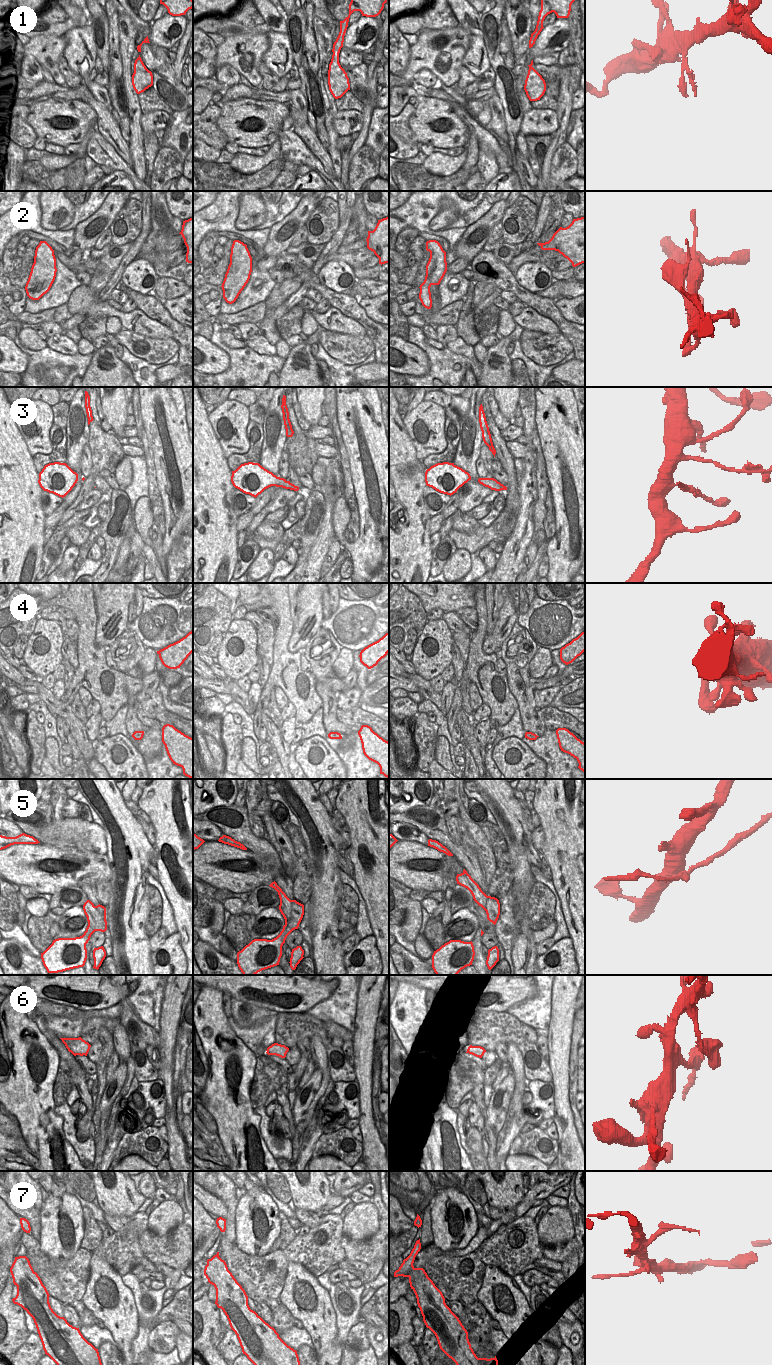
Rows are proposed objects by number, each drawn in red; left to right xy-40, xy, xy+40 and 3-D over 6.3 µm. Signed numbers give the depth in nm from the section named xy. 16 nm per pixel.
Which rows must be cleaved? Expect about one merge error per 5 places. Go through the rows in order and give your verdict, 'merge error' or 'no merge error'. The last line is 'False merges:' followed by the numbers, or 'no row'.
1: no merge error
2: no merge error
3: no merge error
4: no merge error
5: merge error
6: merge error
7: no merge error
False merges: 5, 6

